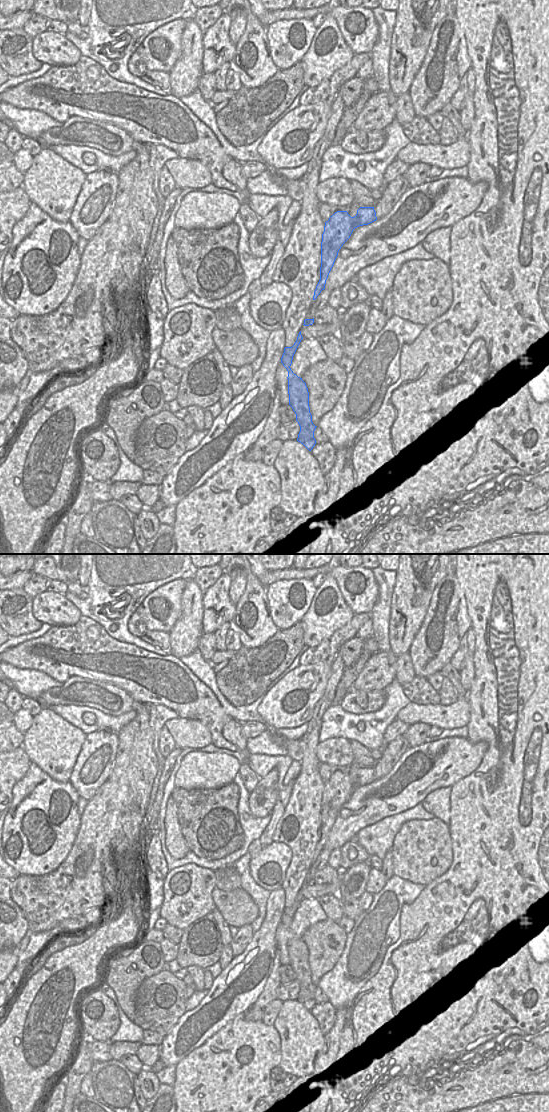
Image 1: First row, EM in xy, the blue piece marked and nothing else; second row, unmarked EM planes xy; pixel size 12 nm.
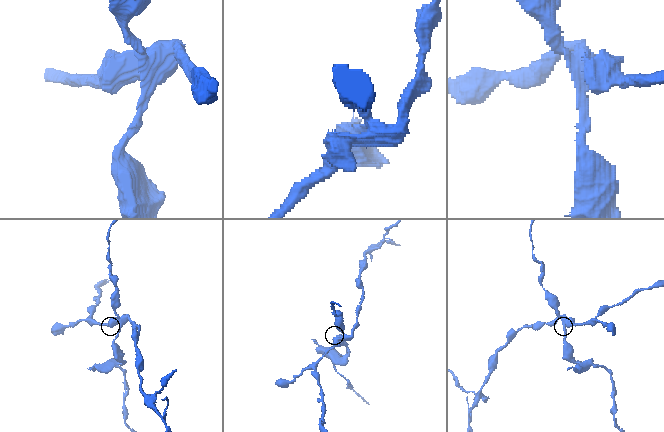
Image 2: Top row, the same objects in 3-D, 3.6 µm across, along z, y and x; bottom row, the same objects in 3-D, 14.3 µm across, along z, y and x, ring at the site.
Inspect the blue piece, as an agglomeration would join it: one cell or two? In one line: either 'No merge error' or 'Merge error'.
Merge error

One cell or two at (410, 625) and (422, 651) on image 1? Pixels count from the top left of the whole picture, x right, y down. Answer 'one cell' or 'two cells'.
two cells

